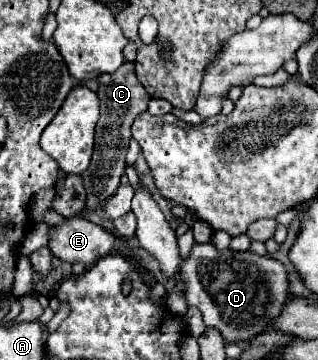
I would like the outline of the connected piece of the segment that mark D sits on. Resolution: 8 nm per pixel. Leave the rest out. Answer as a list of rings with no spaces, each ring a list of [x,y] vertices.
[[[195,244],[191,250],[191,256],[183,260],[183,268],[179,276],[187,280],[185,298],[189,306],[197,306],[203,314],[205,326],[217,328],[227,344],[249,342],[257,334],[265,332],[271,320],[275,320],[281,314],[283,304],[291,300],[287,268],[281,262],[273,260],[271,256],[257,256],[255,252],[233,252],[233,250],[217,252],[213,244]]]

